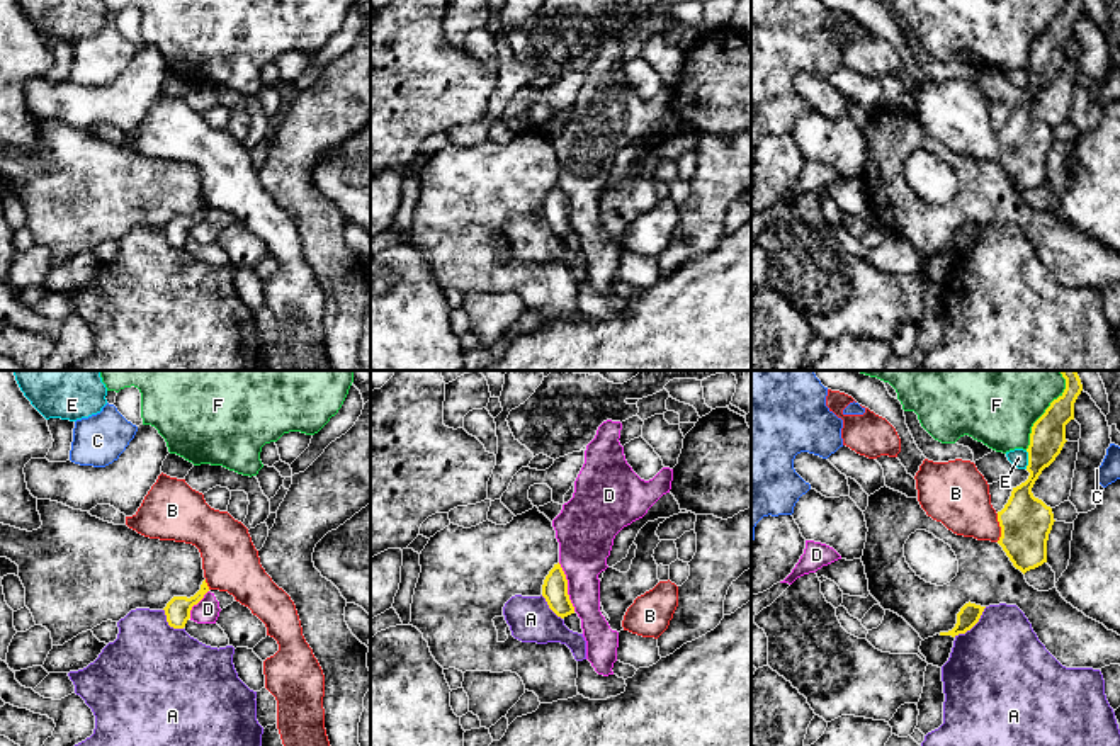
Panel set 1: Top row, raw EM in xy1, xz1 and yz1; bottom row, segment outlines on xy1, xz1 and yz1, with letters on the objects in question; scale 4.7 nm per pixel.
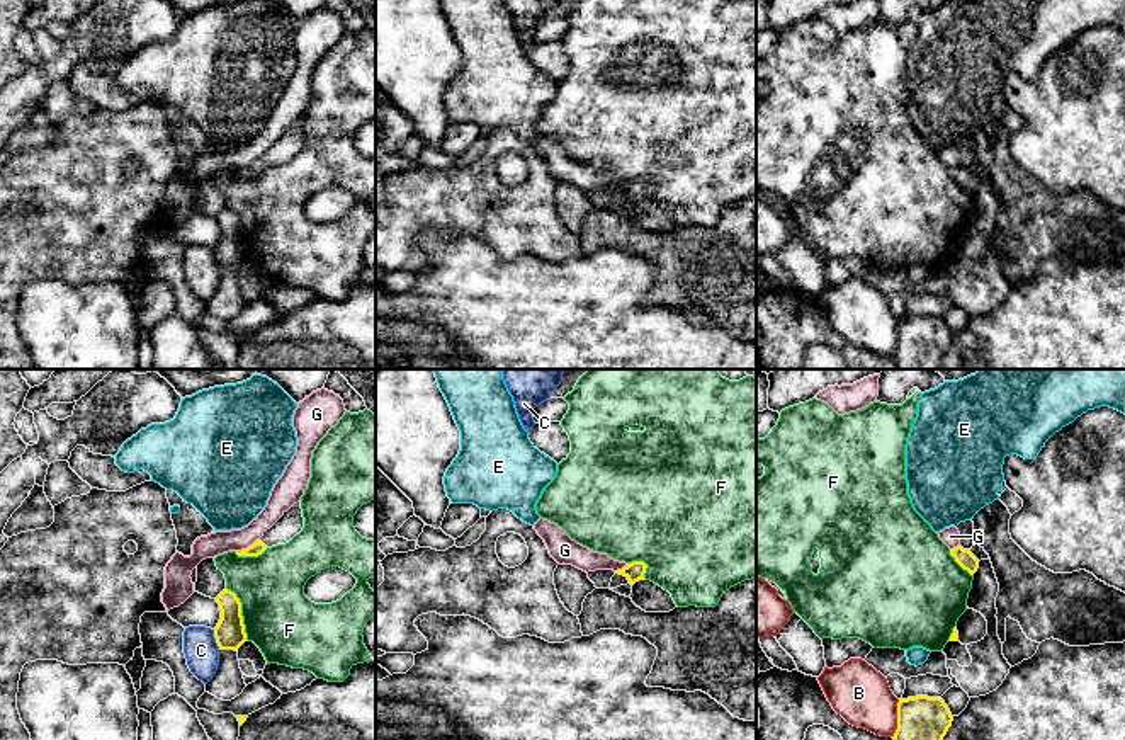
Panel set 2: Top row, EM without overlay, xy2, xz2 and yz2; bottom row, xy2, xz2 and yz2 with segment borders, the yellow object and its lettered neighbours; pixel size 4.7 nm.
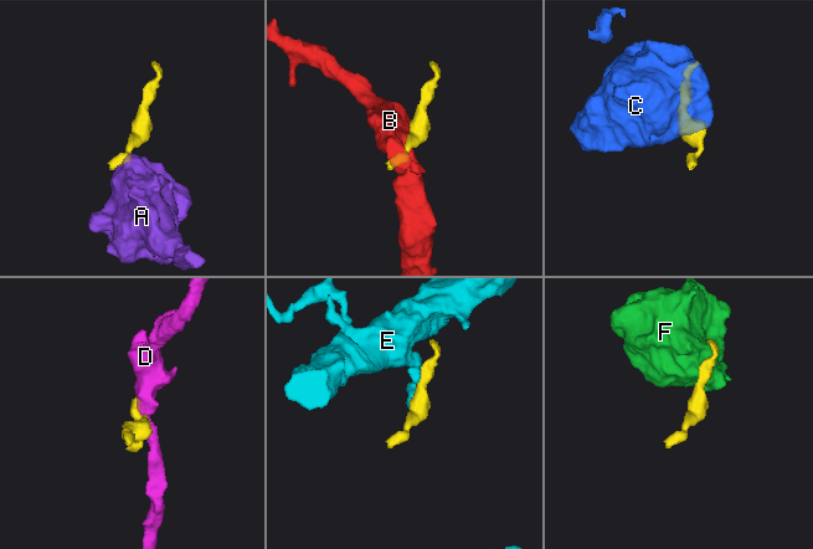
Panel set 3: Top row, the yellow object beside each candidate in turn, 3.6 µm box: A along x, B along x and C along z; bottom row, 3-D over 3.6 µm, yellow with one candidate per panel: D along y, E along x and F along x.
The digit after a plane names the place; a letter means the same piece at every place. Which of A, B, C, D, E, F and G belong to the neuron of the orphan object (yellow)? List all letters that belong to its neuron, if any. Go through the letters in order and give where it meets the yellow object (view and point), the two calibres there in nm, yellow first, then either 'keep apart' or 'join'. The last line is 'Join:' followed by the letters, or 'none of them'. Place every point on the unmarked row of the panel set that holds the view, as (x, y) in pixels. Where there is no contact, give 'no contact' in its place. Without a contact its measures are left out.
A: contact yz1 (972, 245); calibres 100 and 480 nm; keep apart
B: contact yz2 (898, 337); calibres 240 and 280 nm; keep apart
C: contact xy2 (216, 259); calibres 140 and 160 nm; keep apart
D: contact xz1 (566, 206); calibres 120 and 260 nm; keep apart
E: contact yz1 (1029, 79); calibres 180 and 90 nm; keep apart
F: contact yz1 (1042, 34); calibres 170 and 320 nm; keep apart
G: contact xy2 (248, 165); calibres 70 and 110 nm; keep apart
Join: none of them

